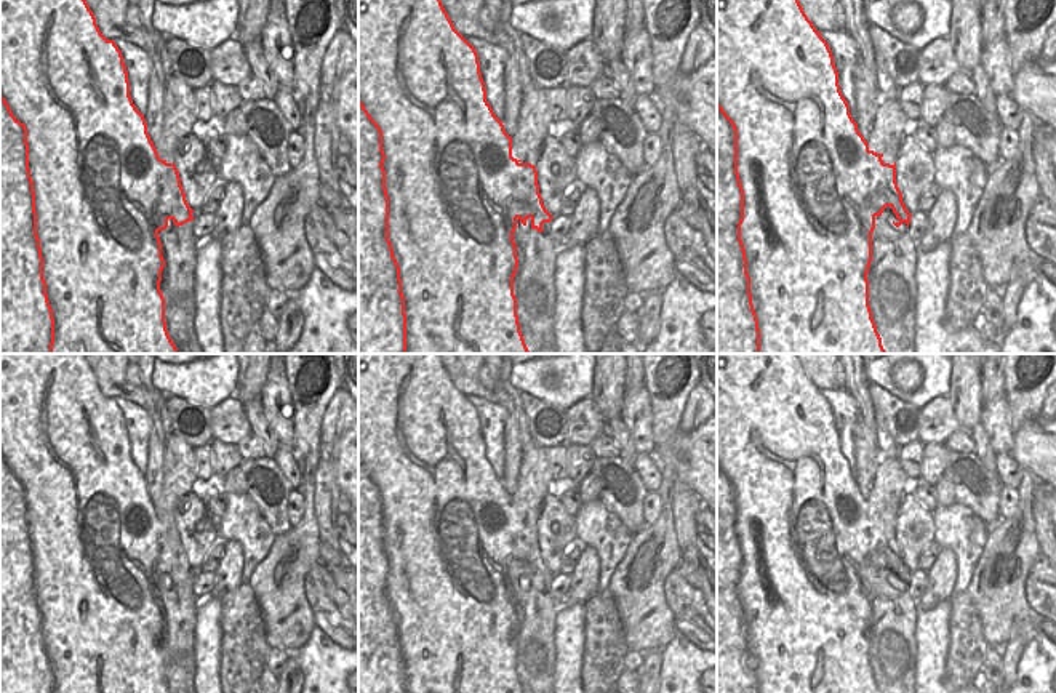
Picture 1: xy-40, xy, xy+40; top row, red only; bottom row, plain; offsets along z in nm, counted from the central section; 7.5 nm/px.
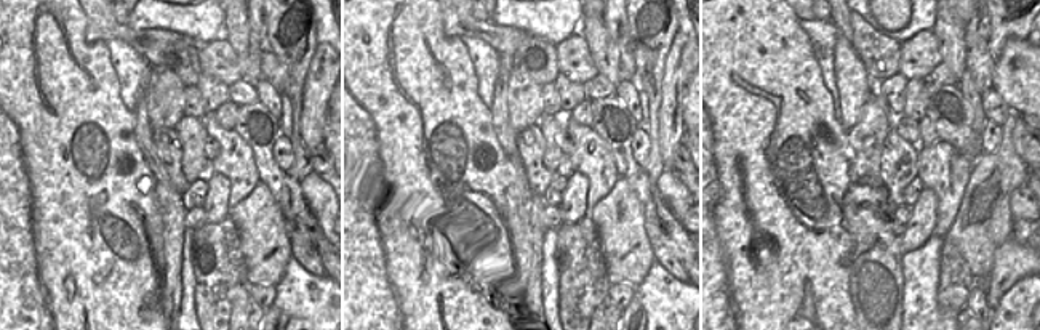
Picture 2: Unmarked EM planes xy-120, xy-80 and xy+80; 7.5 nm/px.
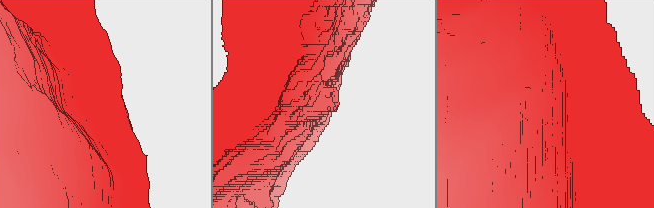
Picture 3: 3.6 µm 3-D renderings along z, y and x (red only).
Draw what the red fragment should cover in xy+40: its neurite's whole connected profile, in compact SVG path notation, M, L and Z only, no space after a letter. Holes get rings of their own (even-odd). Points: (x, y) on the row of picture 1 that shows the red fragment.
M717 0L717 354L886 354L869 306L867 274L872 262L872 232L875 218L882 216L886 206L898 218L896 222L893 221L896 227L902 222L909 227L912 214L907 211L896 182L896 162L890 165L882 157L883 154L869 149L867 141L859 133L858 123L850 114L850 106L840 91L832 51L805 14L798 0Z

